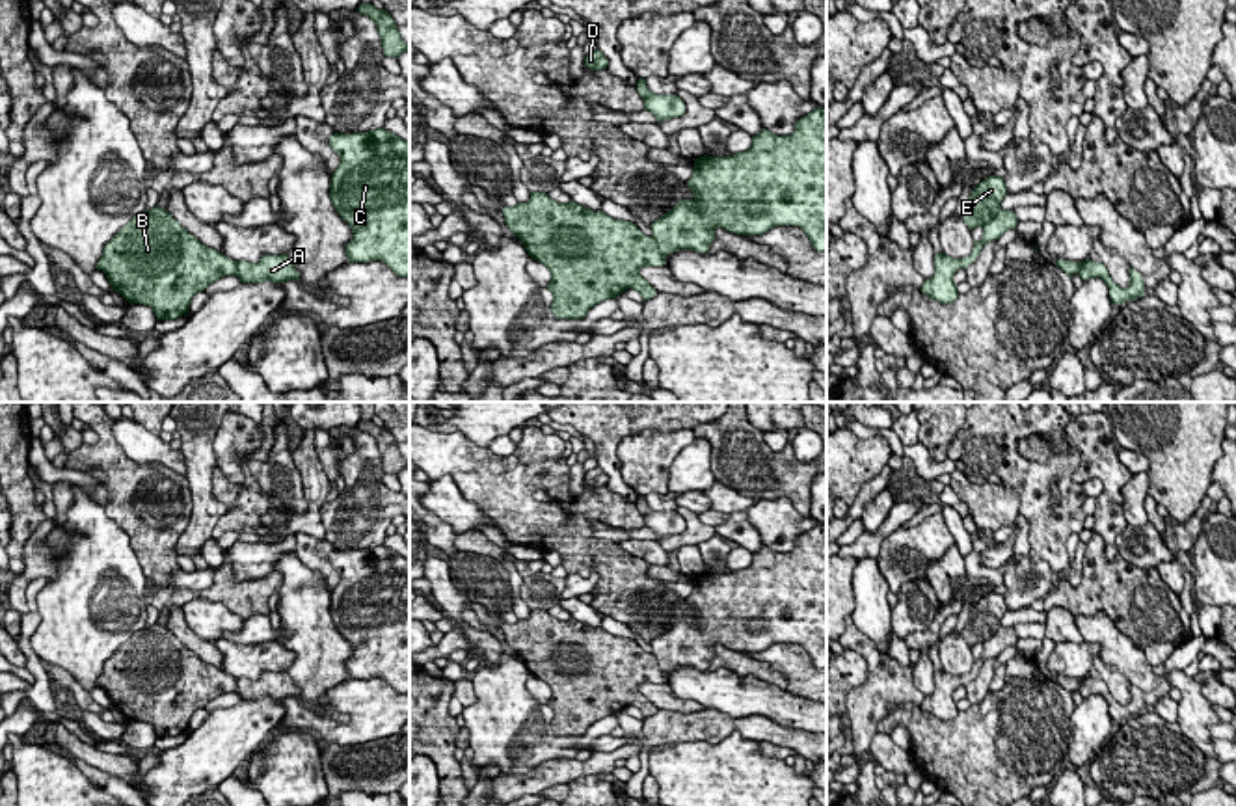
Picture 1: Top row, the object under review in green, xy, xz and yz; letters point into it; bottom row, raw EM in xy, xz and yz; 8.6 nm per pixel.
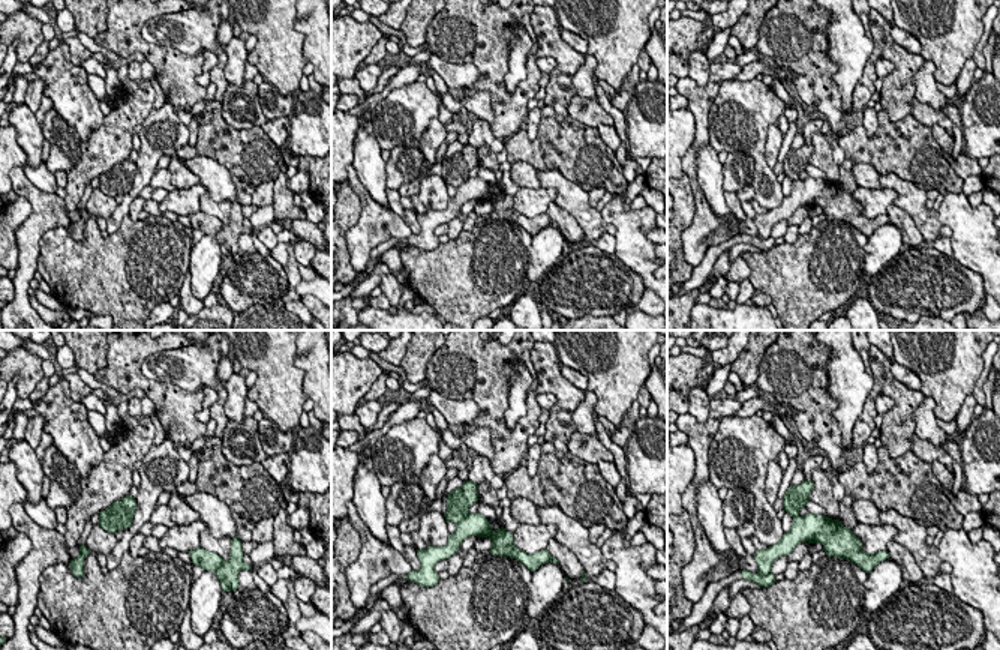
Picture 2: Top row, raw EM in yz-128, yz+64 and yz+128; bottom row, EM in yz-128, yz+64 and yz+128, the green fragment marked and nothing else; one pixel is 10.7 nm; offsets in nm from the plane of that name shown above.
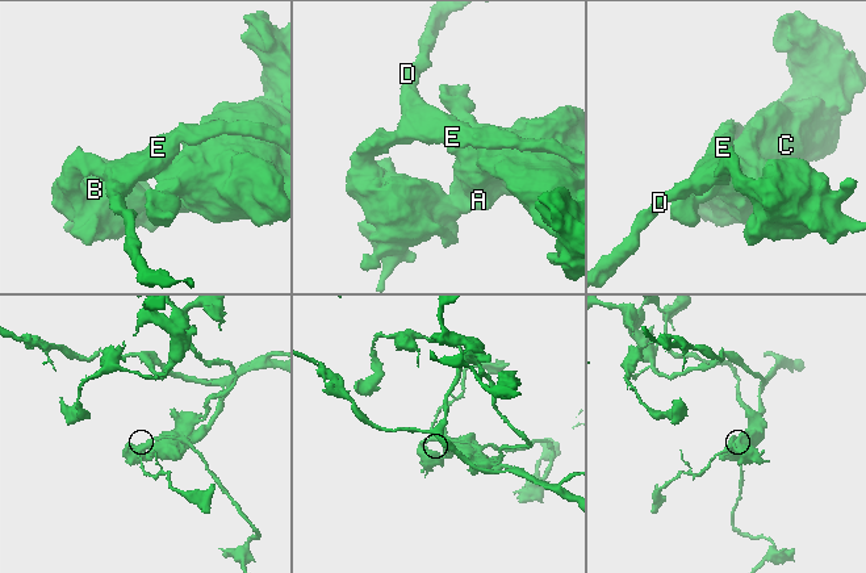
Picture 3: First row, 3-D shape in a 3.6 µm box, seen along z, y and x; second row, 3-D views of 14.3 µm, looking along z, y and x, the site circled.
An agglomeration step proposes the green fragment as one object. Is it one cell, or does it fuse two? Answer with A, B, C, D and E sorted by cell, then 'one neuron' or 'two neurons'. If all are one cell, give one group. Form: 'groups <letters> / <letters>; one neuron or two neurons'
groups A C / B D E; two neurons

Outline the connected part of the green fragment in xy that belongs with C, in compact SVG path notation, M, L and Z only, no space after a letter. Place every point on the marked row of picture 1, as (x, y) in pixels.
M376 128L356 134L331 134L329 147L341 156L331 175L329 197L337 214L352 227L352 240L344 246L348 262L385 262L396 275L410 275L410 141Z

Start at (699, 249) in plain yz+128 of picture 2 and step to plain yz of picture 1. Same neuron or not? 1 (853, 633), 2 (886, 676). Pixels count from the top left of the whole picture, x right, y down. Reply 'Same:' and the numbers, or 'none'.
Same: 1, 2

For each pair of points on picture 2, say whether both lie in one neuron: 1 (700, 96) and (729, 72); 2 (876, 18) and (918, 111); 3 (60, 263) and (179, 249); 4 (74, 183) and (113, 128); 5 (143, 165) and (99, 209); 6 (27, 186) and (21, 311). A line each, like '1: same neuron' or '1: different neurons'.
1: same neuron
2: different neurons
3: same neuron
4: same neuron
5: different neurons
6: same neuron

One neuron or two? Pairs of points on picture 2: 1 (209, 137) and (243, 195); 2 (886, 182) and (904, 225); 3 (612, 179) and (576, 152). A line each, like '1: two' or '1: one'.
1: one
2: two
3: one

